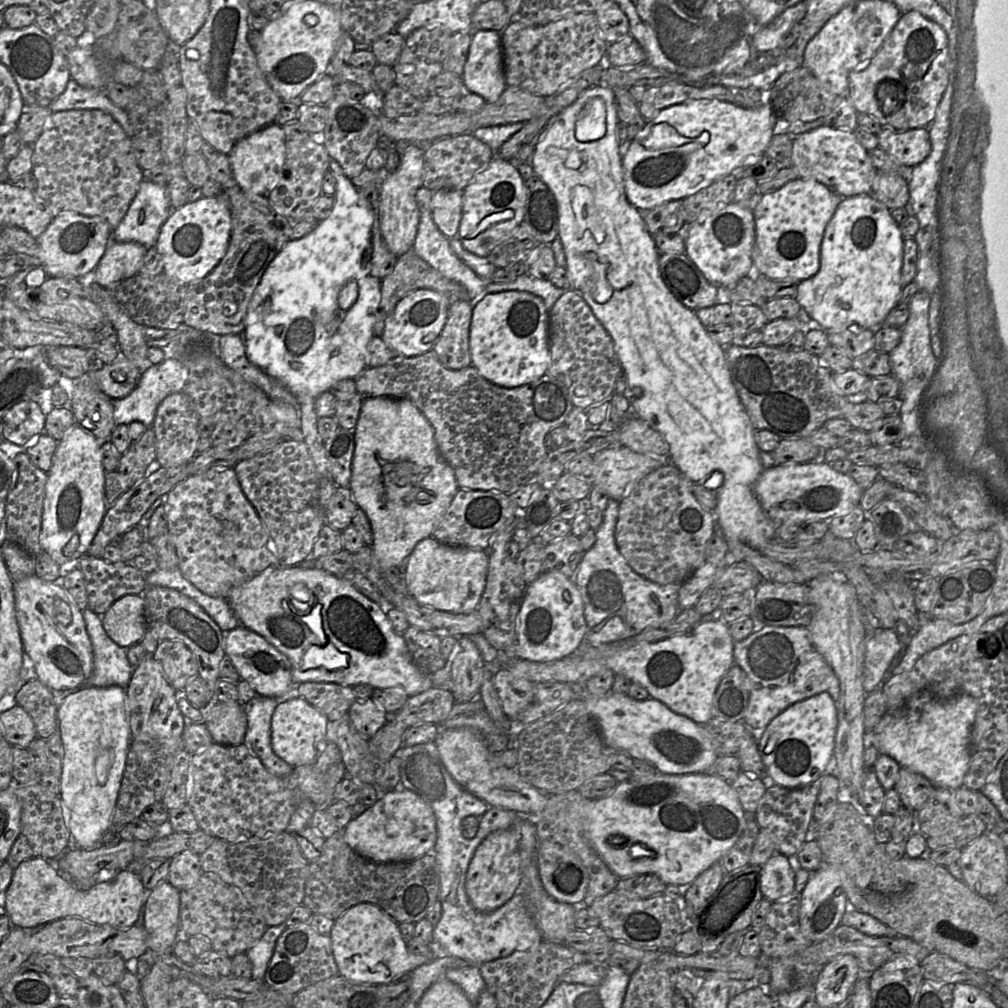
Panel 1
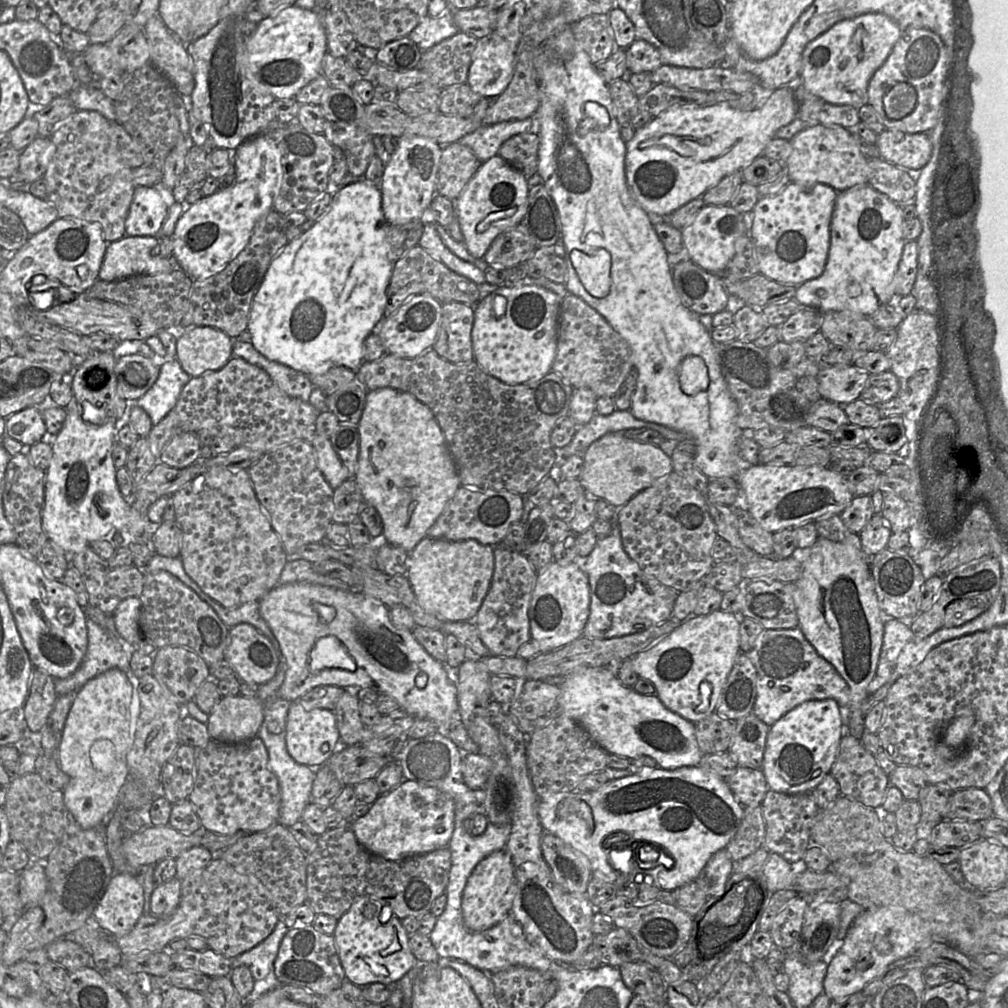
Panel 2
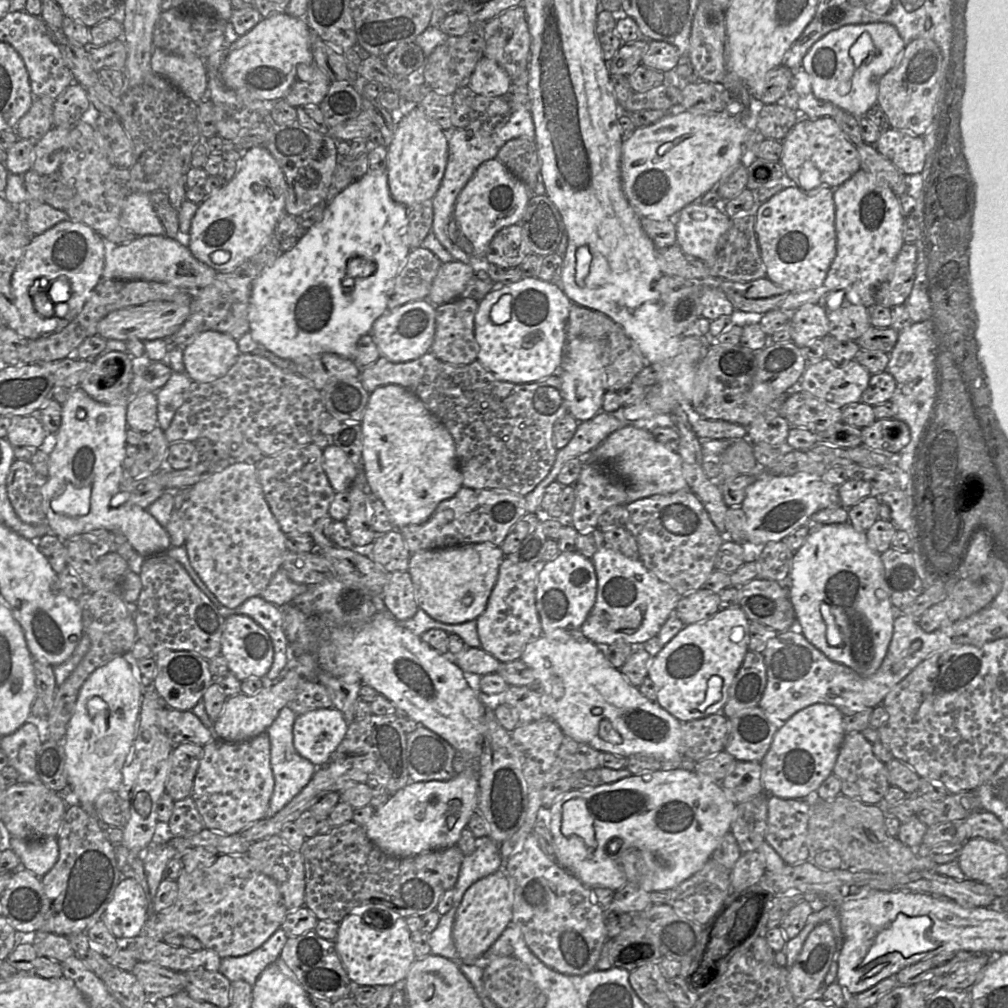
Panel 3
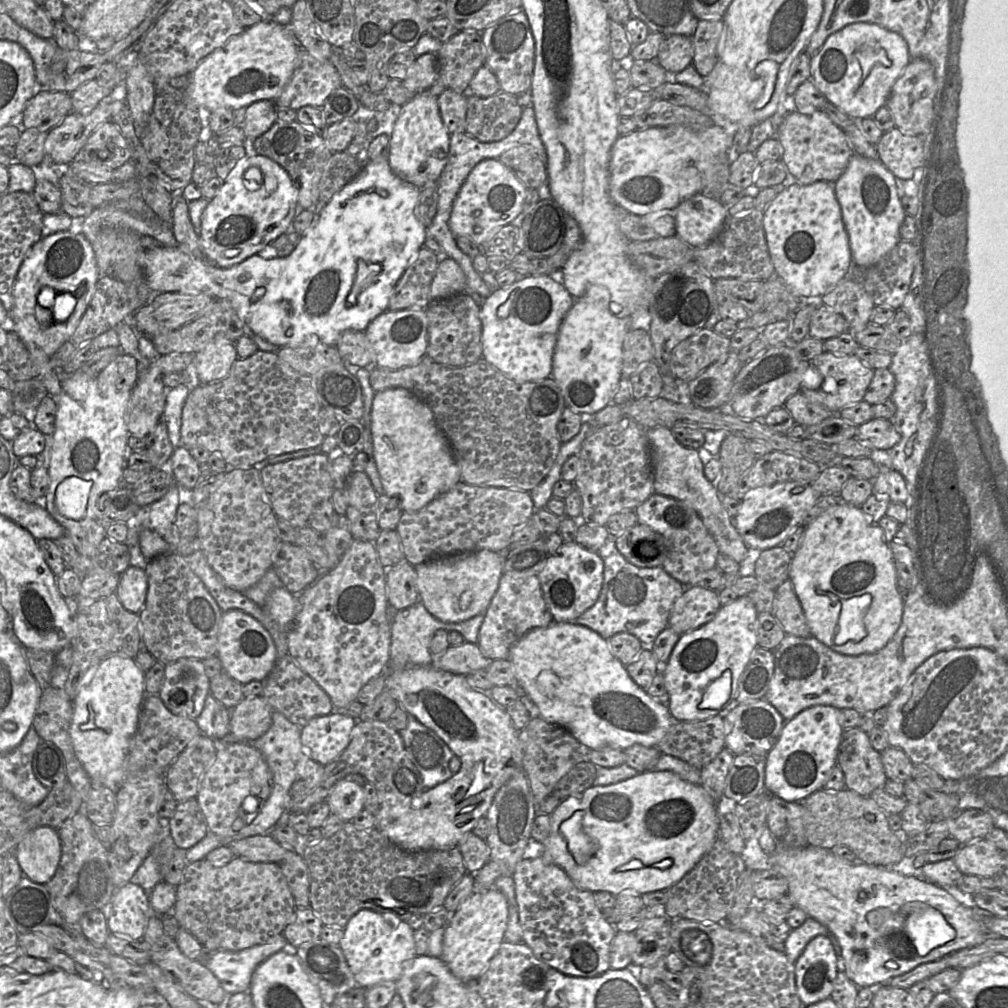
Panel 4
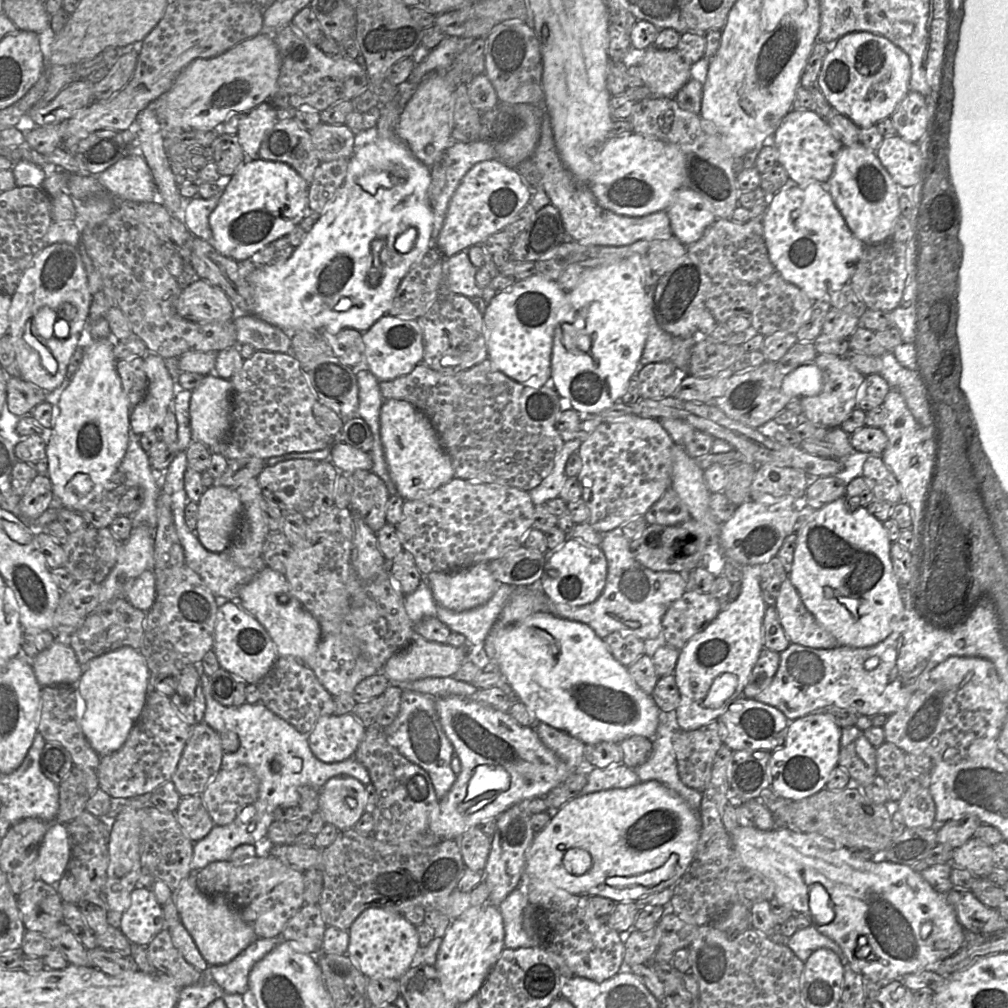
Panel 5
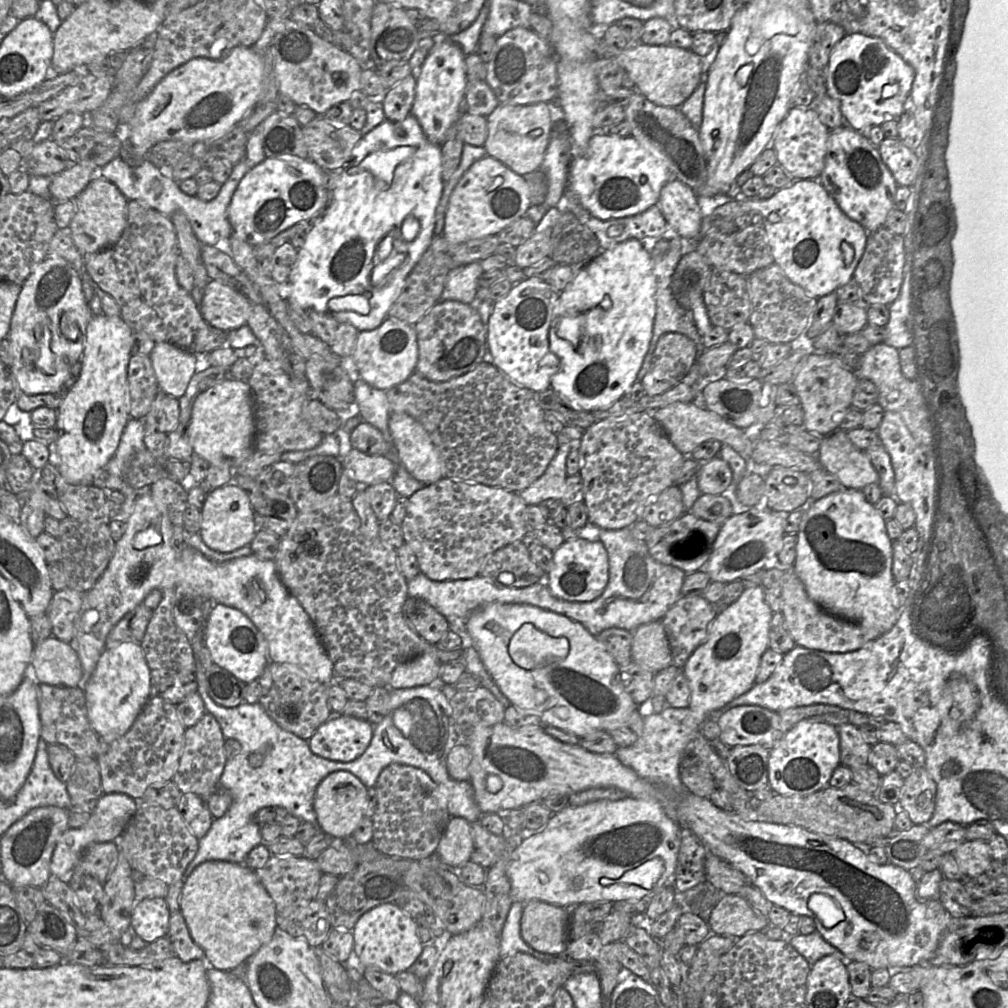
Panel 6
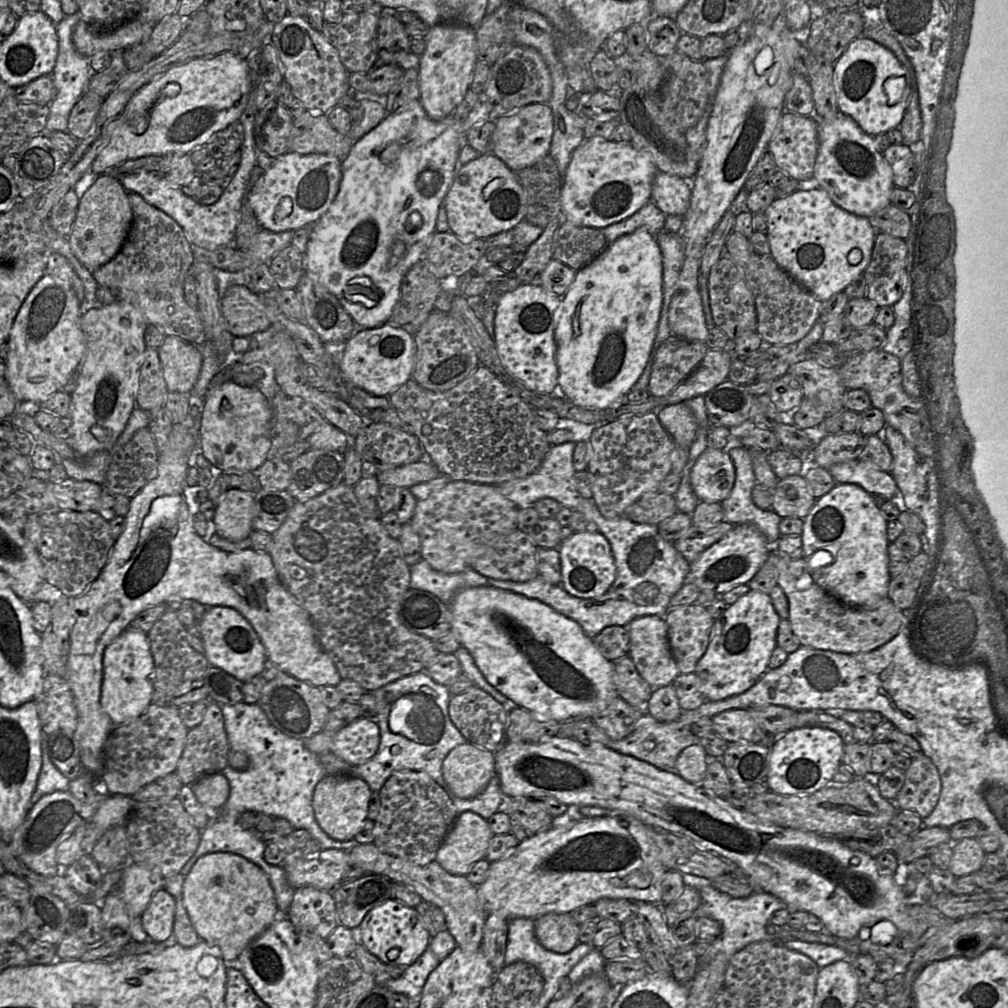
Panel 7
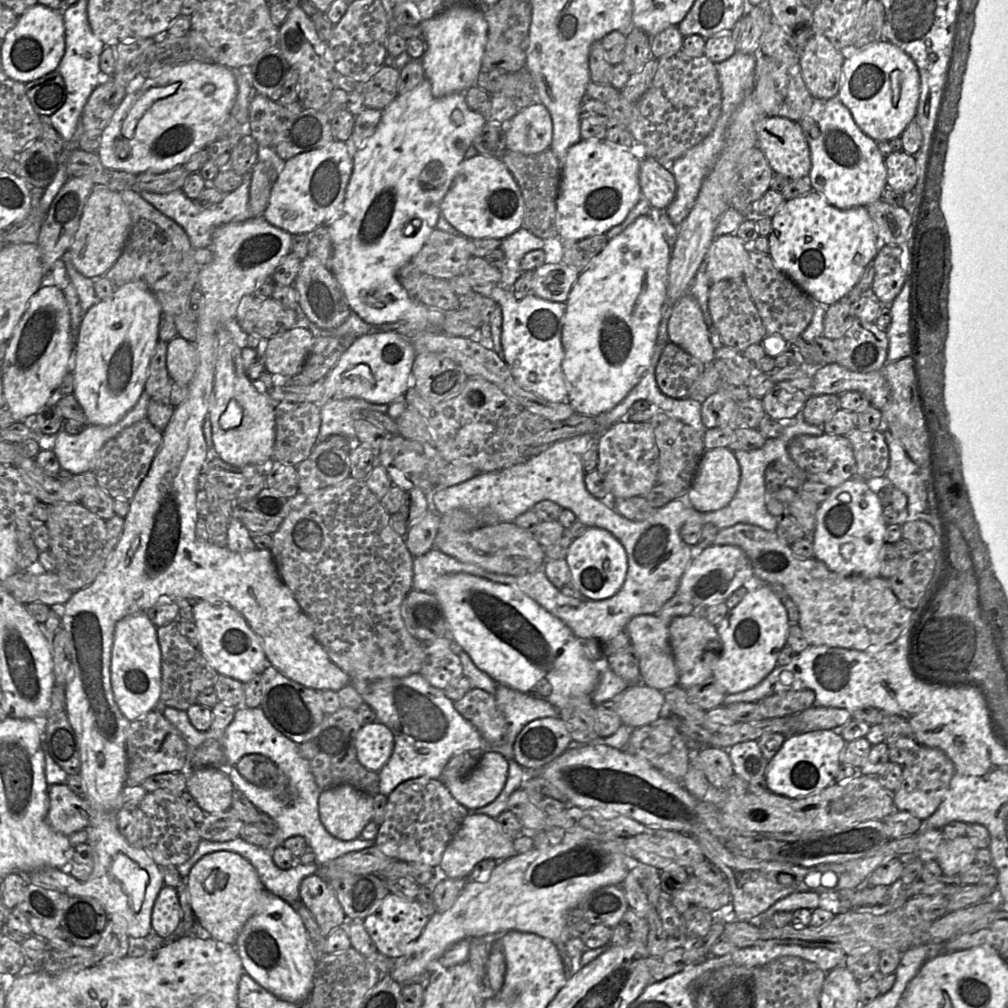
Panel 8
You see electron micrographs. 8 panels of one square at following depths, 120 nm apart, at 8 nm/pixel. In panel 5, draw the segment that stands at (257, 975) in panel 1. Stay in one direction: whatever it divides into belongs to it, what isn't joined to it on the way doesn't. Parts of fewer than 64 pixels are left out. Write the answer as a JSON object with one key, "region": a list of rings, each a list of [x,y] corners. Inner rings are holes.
{"region":[[[280,936],[259,938],[231,962],[209,966],[204,974],[225,992],[244,995],[249,989],[249,974],[253,966],[281,942]]]}

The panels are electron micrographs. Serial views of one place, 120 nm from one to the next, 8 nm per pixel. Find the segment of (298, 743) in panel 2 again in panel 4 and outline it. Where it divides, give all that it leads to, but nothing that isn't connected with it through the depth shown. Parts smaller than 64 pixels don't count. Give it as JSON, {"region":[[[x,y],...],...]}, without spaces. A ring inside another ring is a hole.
{"region":[[[334,709],[328,715],[312,718],[301,728],[301,743],[313,760],[325,766],[349,745],[357,721]]]}

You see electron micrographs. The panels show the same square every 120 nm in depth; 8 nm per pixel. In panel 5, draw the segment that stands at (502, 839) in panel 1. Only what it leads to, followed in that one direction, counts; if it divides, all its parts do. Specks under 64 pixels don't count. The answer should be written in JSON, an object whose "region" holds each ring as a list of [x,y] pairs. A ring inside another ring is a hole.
{"region":[[[490,903],[469,908],[451,922],[434,965],[448,1000],[460,1005],[478,995],[504,950],[504,936],[504,923],[499,907]]]}

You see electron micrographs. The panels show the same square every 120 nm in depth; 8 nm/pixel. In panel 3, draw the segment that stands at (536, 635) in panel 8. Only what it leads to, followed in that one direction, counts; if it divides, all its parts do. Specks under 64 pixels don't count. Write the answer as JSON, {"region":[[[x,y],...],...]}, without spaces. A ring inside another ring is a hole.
{"region":[[[580,634],[567,641],[548,638],[545,635],[528,643],[520,657],[528,665],[541,686],[541,703],[547,715],[563,731],[565,736],[589,745],[599,752],[608,752],[628,758],[634,754],[648,754],[661,762],[679,762],[682,723],[663,709],[656,701],[641,694],[604,656],[597,644]]]}

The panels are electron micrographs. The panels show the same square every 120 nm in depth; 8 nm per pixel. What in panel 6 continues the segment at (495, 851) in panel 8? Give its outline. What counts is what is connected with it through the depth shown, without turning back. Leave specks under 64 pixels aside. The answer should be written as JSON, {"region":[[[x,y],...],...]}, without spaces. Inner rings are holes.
{"region":[[[451,817],[436,853],[444,864],[452,869],[459,869],[470,861],[472,851],[471,823],[462,817]]]}

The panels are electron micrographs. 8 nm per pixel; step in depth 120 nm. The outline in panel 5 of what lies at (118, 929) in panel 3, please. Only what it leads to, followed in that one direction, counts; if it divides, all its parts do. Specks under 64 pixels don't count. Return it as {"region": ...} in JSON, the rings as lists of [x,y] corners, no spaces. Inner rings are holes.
{"region":[[[136,887],[131,893],[131,905],[122,914],[119,929],[131,943],[147,946],[164,929],[163,906],[160,905],[150,888]]]}

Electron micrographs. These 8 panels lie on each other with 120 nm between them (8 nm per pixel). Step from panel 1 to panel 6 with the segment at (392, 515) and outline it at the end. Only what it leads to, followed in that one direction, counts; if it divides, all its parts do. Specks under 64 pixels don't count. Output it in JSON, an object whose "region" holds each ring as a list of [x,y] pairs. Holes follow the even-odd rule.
{"region":[[[391,413],[388,422],[400,464],[424,485],[444,477],[439,452],[423,426],[403,413]]]}

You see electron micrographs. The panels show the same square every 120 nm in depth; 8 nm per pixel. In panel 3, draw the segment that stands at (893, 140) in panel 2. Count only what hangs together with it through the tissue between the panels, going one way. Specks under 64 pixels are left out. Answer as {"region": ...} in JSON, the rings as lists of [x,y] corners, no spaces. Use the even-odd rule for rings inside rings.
{"region":[[[888,128],[881,131],[875,148],[906,175],[921,173],[925,164],[922,137],[906,130]]]}

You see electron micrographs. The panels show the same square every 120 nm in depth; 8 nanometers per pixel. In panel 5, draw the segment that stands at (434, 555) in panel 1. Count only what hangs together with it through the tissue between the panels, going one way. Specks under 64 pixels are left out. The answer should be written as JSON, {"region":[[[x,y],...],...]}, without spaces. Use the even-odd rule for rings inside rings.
{"region":[[[489,562],[447,572],[431,572],[424,577],[431,589],[434,600],[442,607],[461,612],[485,604],[495,593],[499,583],[494,578]]]}

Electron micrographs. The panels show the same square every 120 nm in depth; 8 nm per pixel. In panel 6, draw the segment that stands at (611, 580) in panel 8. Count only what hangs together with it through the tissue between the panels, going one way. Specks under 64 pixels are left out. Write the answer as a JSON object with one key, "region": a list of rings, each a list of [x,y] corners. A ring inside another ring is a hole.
{"region":[[[581,537],[564,541],[553,551],[552,567],[544,579],[553,596],[570,602],[593,601],[603,593],[608,581],[609,558],[604,544]]]}

